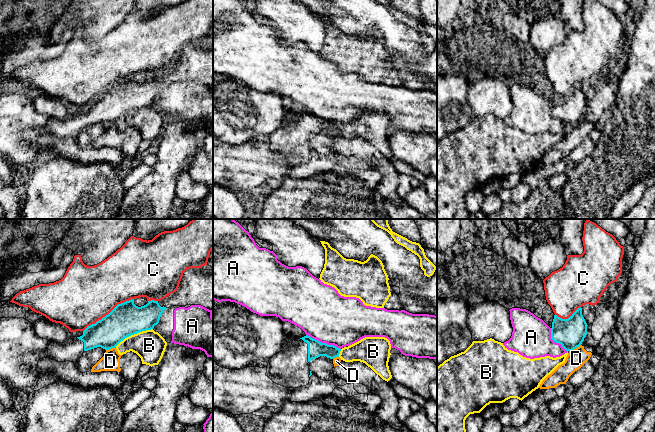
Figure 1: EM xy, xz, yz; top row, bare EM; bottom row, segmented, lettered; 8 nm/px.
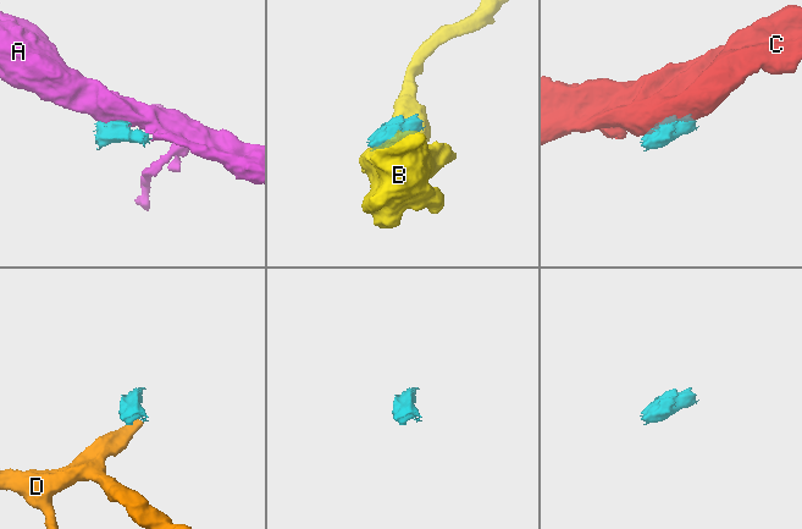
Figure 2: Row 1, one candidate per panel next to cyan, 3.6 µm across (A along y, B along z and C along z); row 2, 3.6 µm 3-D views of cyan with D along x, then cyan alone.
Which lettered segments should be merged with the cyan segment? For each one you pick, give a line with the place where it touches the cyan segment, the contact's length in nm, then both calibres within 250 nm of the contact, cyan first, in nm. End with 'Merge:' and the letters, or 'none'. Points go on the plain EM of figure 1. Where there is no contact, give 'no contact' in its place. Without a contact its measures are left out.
Merge: none

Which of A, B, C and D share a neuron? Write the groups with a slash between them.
A / B / C / D

